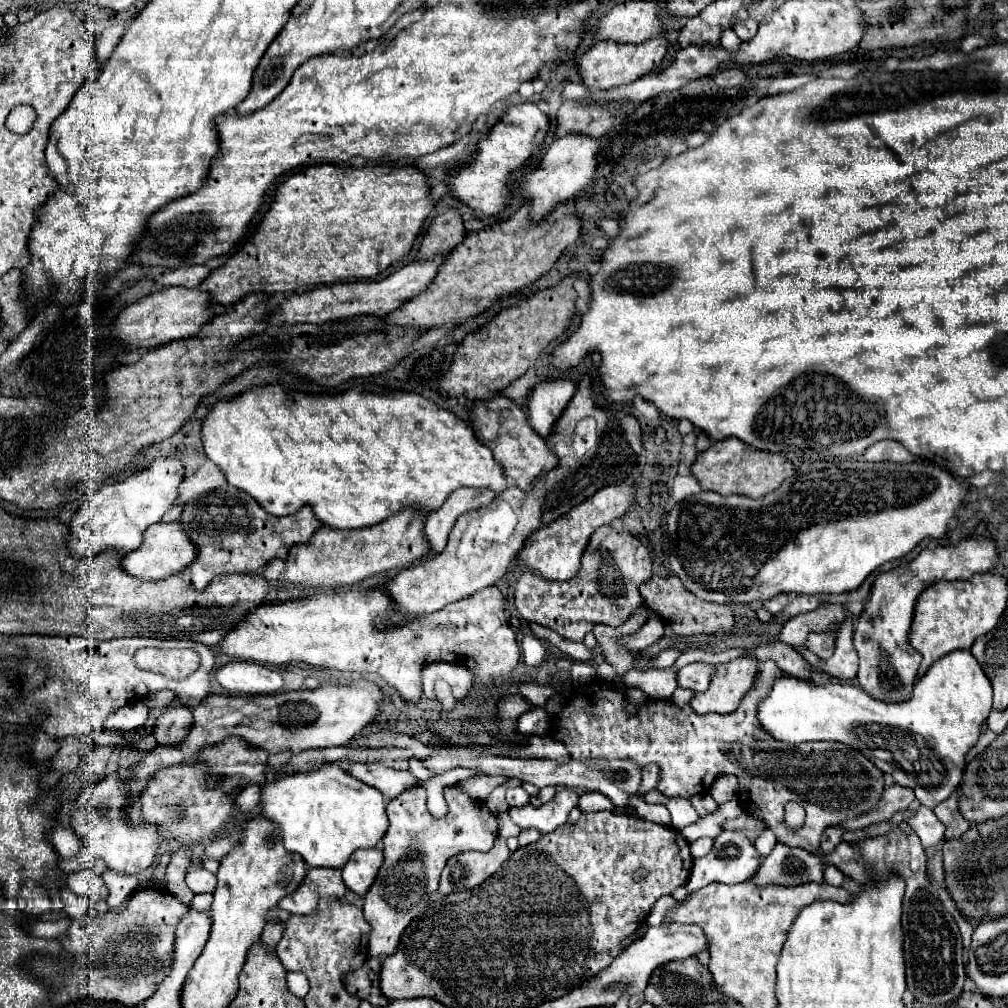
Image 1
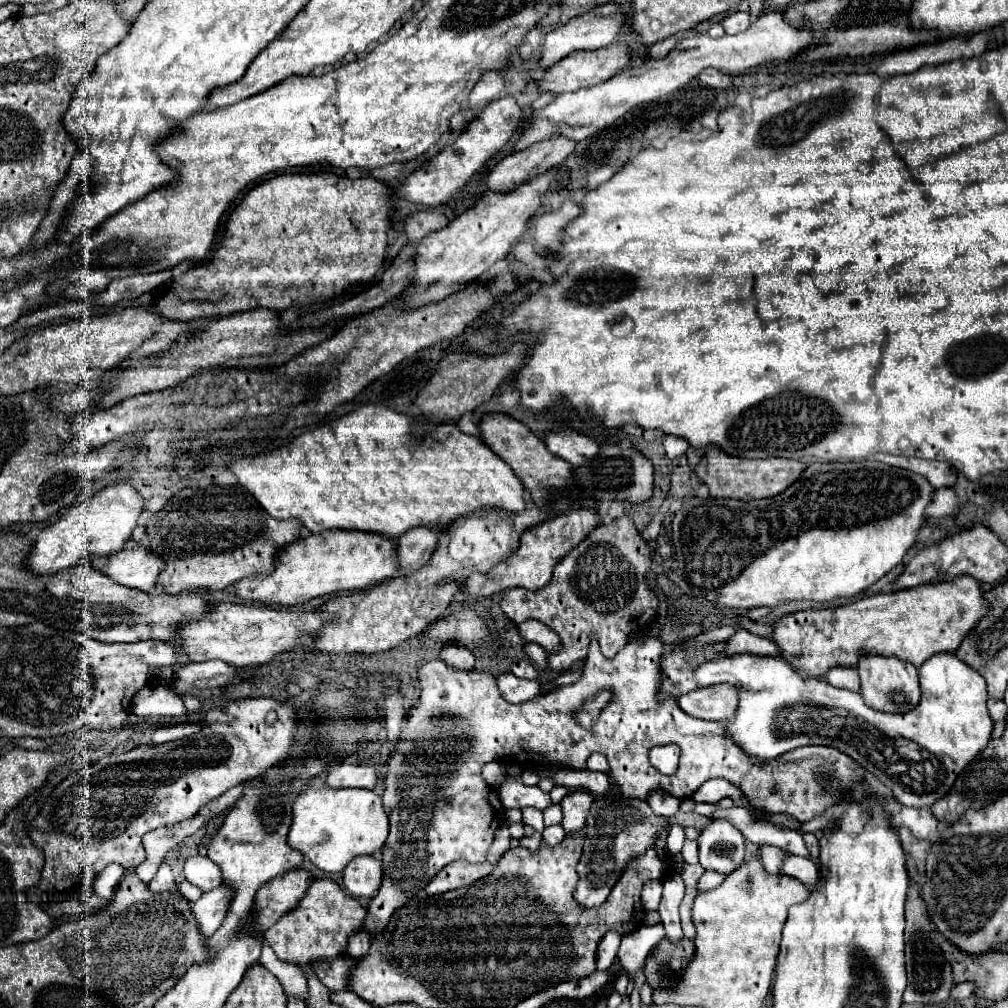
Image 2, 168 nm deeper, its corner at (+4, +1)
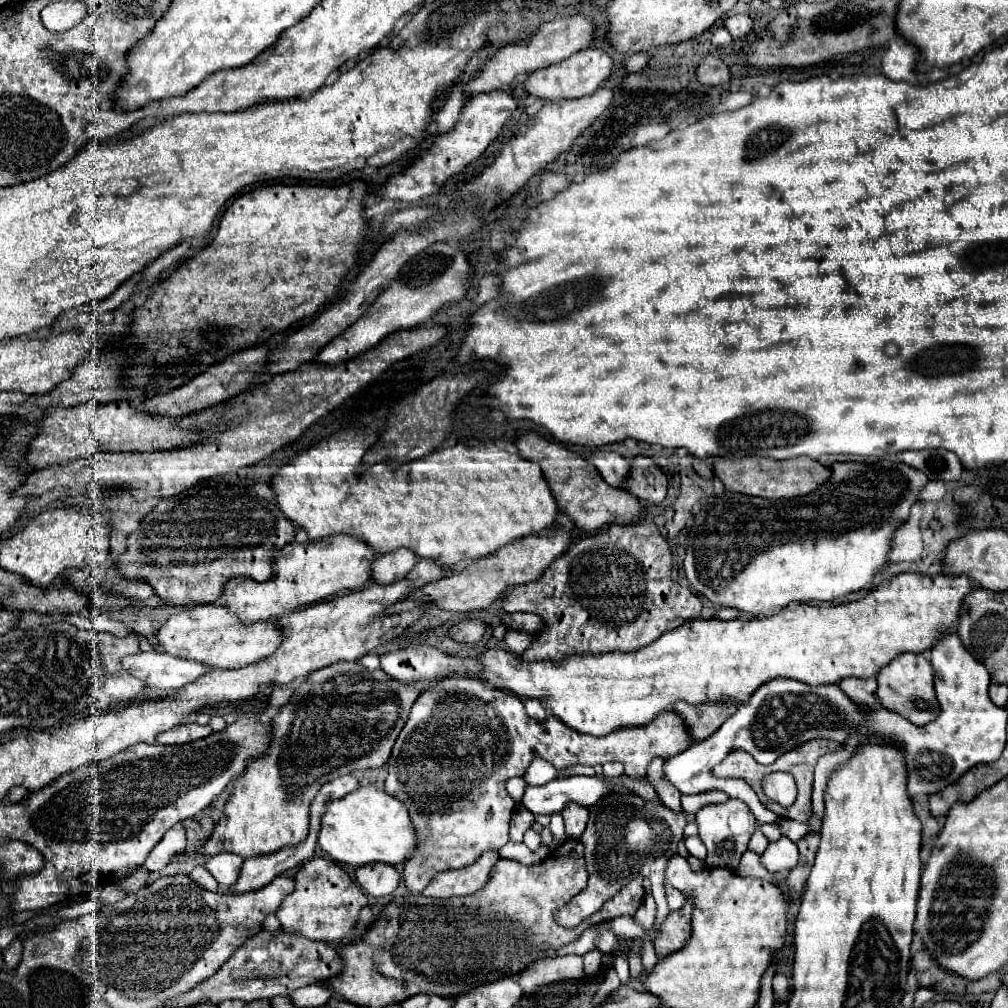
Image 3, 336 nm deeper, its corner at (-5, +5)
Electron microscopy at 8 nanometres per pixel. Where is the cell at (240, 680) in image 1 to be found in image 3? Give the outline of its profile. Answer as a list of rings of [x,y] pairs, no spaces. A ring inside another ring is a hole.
[[[138,653],[122,659],[126,671],[142,679],[146,687],[178,691],[180,687],[202,677],[210,667],[188,659],[178,659],[168,653]]]

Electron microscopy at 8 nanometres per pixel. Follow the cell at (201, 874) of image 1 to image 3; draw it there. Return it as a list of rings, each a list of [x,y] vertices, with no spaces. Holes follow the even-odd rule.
[[[222,853],[222,855],[210,857],[206,863],[206,869],[220,883],[220,887],[226,889],[238,879],[238,871],[240,871],[242,863],[244,863],[244,859],[238,859],[238,855]]]

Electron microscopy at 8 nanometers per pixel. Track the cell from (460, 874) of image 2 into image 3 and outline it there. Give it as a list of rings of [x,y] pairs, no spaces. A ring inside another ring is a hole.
[[[496,851],[484,853],[474,865],[462,867],[462,869],[448,869],[438,875],[428,883],[428,887],[422,891],[426,897],[458,897],[458,895],[470,895],[488,883],[490,873],[494,869],[494,863],[498,861]]]

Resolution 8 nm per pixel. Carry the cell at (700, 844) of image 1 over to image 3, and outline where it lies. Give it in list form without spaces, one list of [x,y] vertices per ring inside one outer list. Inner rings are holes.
[[[688,837],[688,839],[686,839],[686,849],[688,849],[690,855],[698,857],[700,861],[706,859],[706,847],[704,847],[704,843],[700,841],[700,837]]]

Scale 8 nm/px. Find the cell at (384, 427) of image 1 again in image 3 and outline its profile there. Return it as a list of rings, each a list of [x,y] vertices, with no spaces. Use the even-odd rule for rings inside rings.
[[[349,429],[316,443],[298,453],[288,465],[282,465],[272,477],[270,487],[276,495],[280,511],[290,517],[294,525],[304,527],[312,541],[346,533],[366,541],[380,555],[398,547],[408,547],[420,557],[440,559],[446,567],[454,567],[460,561],[486,557],[516,537],[538,533],[554,523],[558,505],[542,477],[540,467],[516,453],[500,451],[492,441],[478,441],[472,437],[396,469],[388,461],[382,461],[370,465],[364,473],[358,473],[362,457],[378,439],[375,434],[359,433],[356,429]]]

